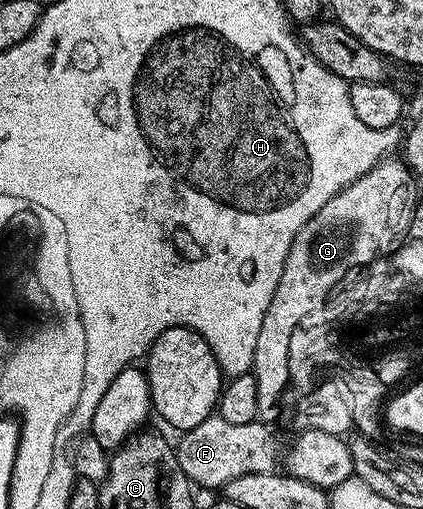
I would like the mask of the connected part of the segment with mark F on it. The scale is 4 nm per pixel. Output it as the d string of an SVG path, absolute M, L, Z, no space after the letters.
M214 413L199 425L195 425L195 429L184 432L180 436L181 440L176 440L175 450L177 452L177 460L183 469L184 475L187 476L191 483L195 484L198 488L207 487L209 489L217 488L218 490L228 480L243 476L244 473L270 473L276 468L273 467L276 463L278 466L277 439L273 436L273 429L270 424L260 421L235 425L231 421L227 421L220 414Z

